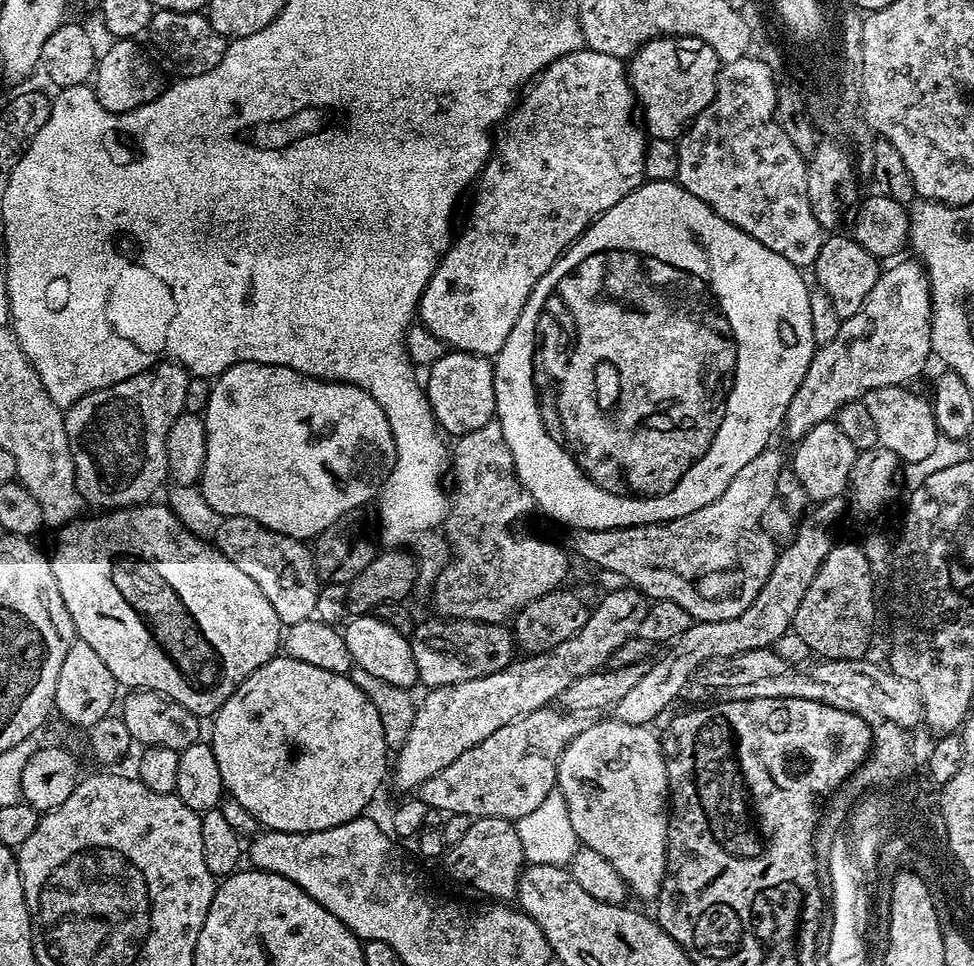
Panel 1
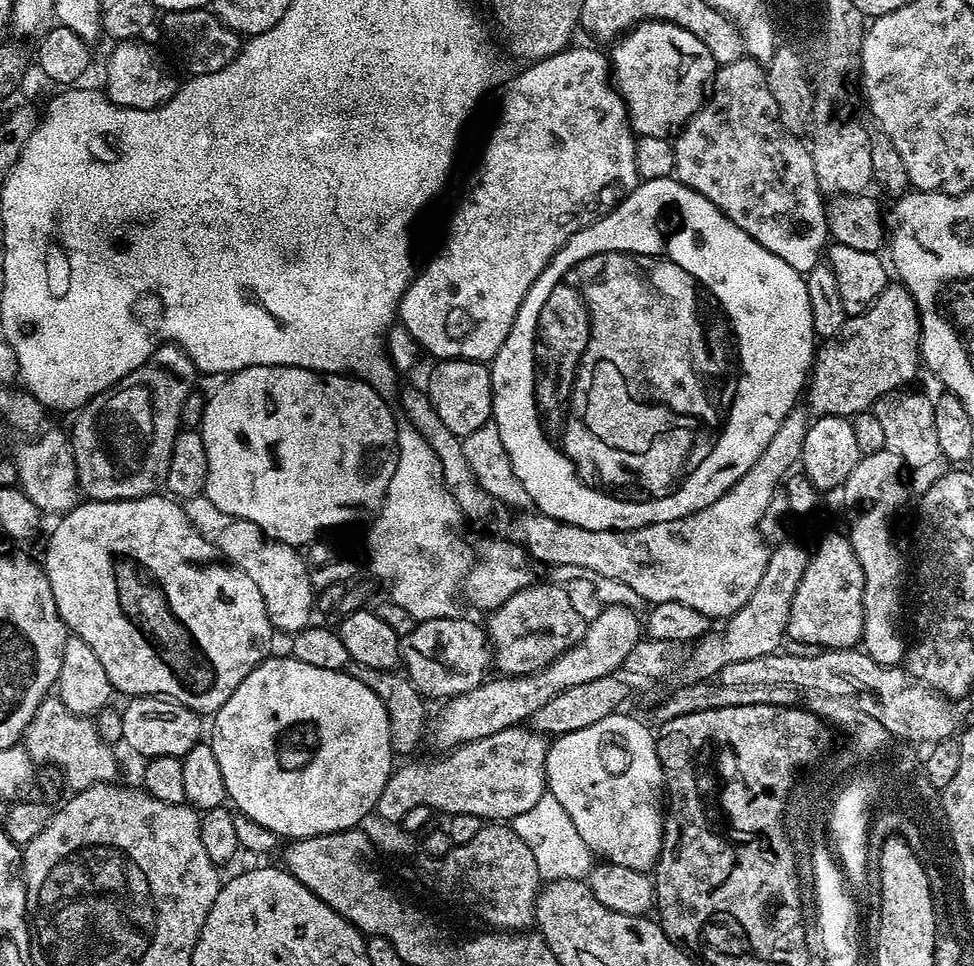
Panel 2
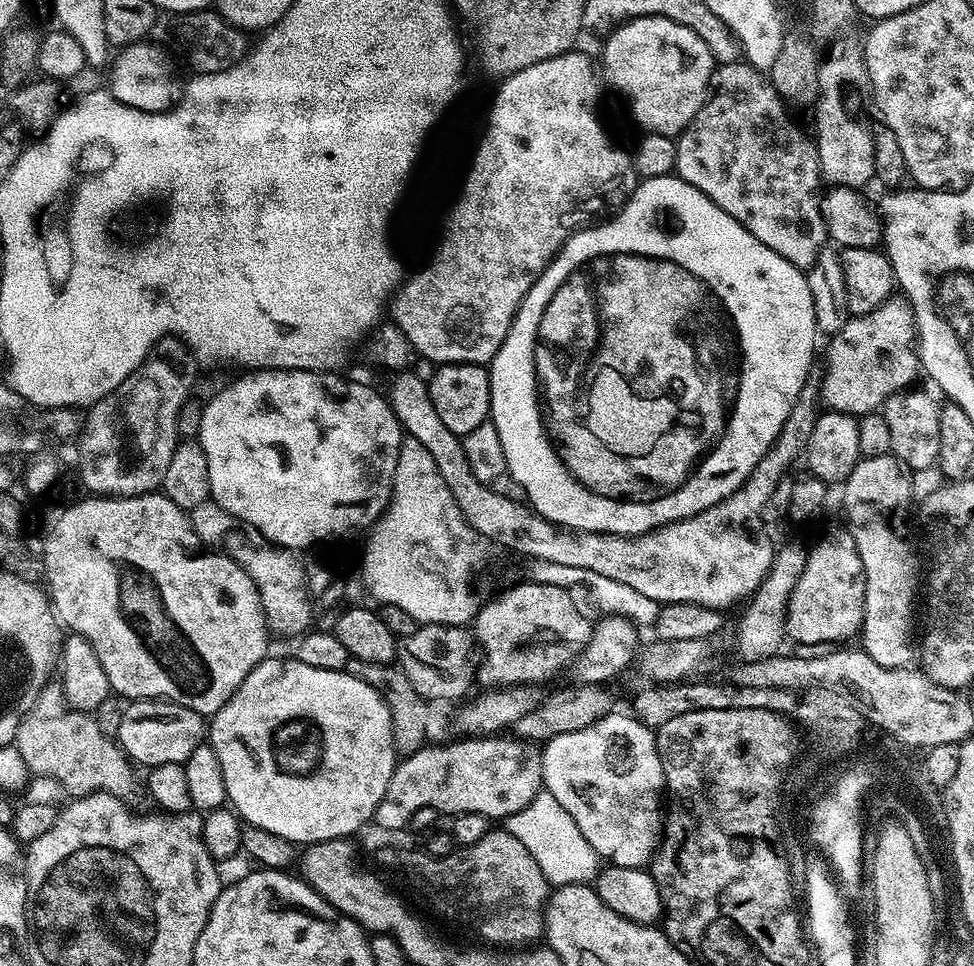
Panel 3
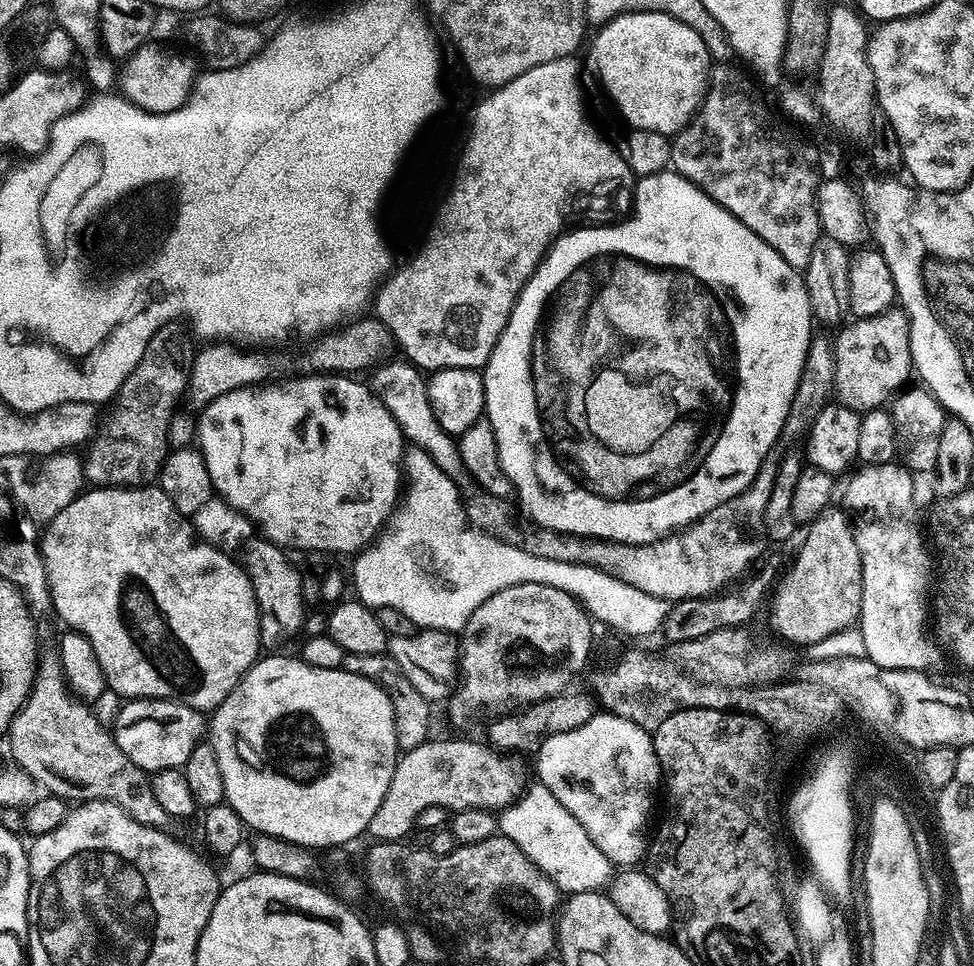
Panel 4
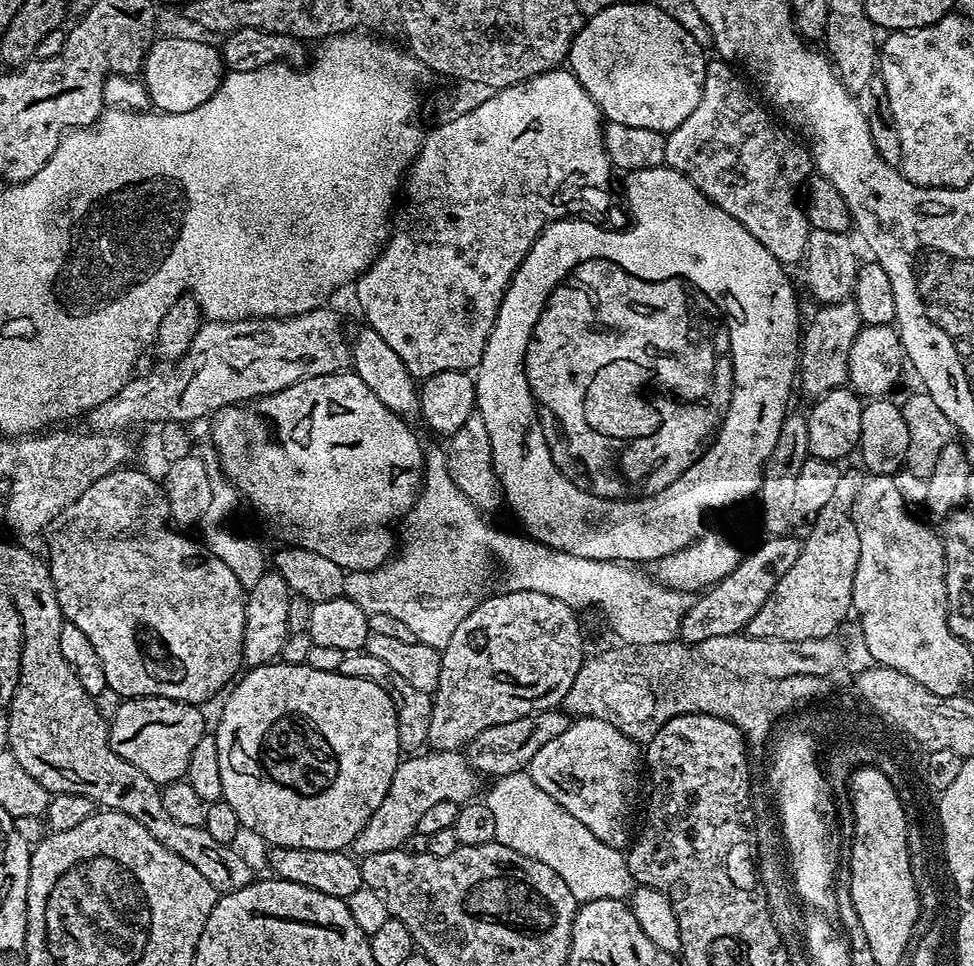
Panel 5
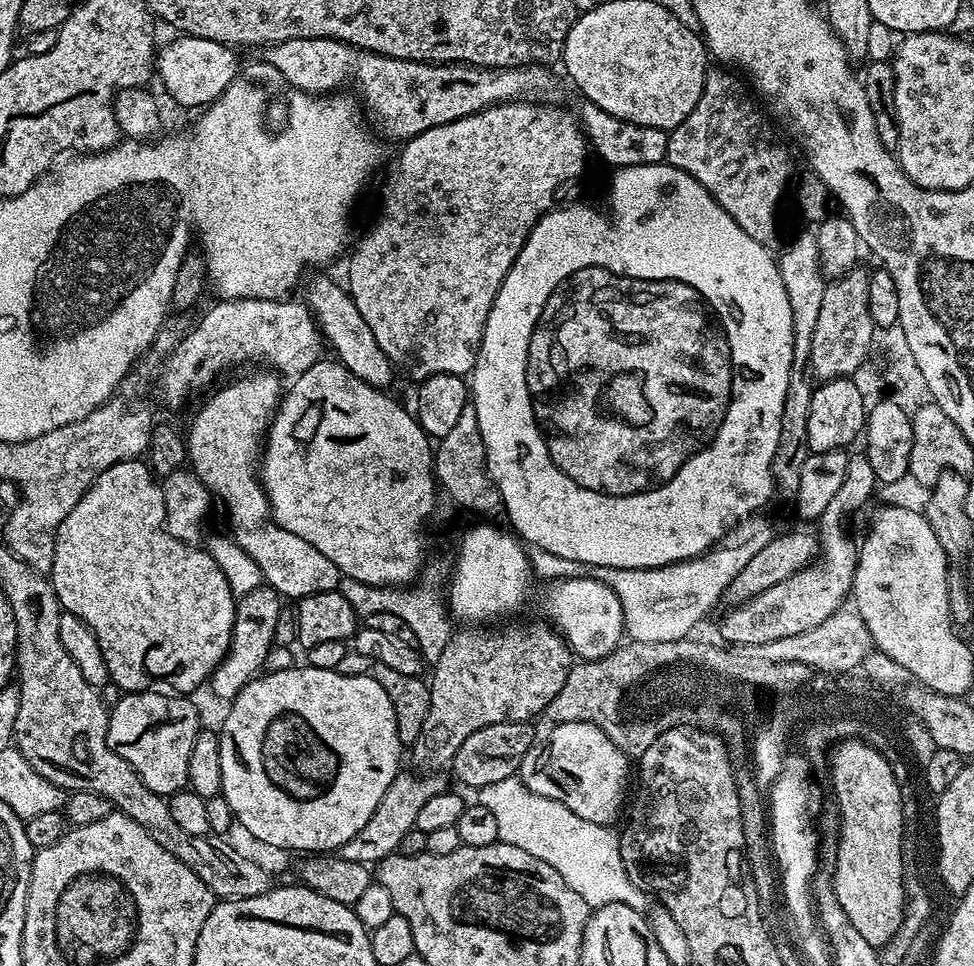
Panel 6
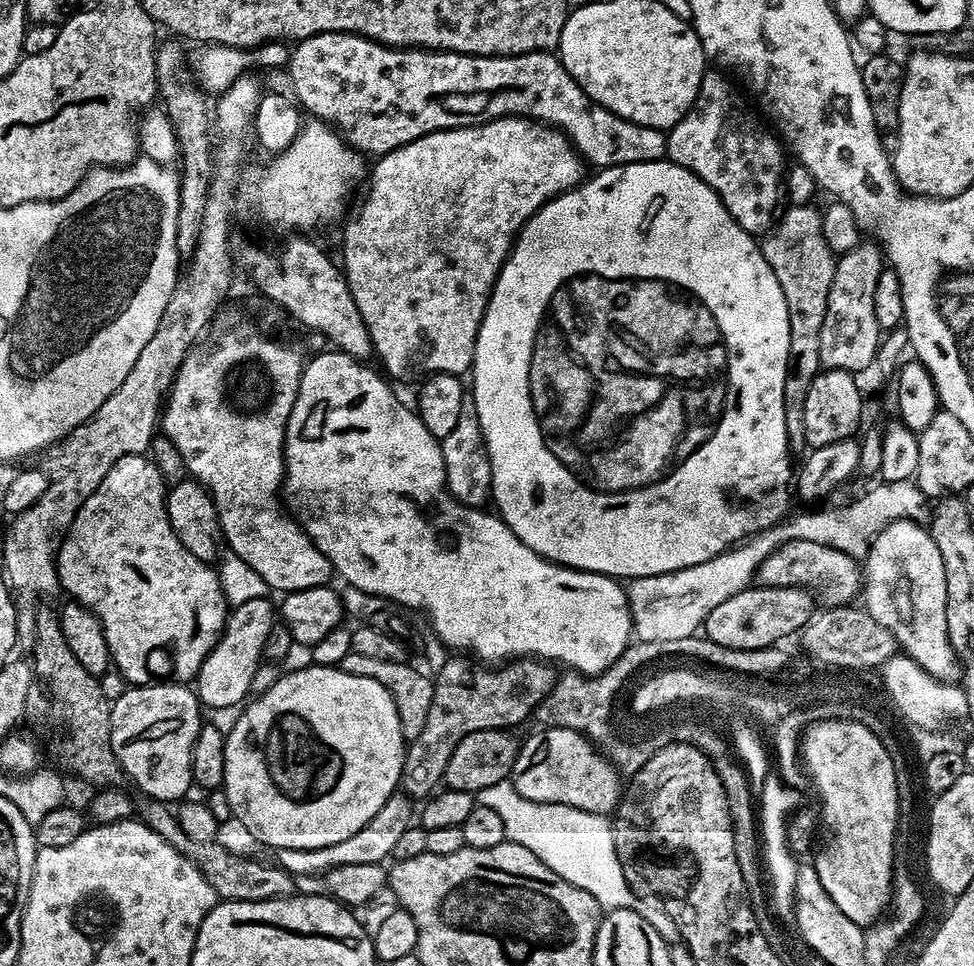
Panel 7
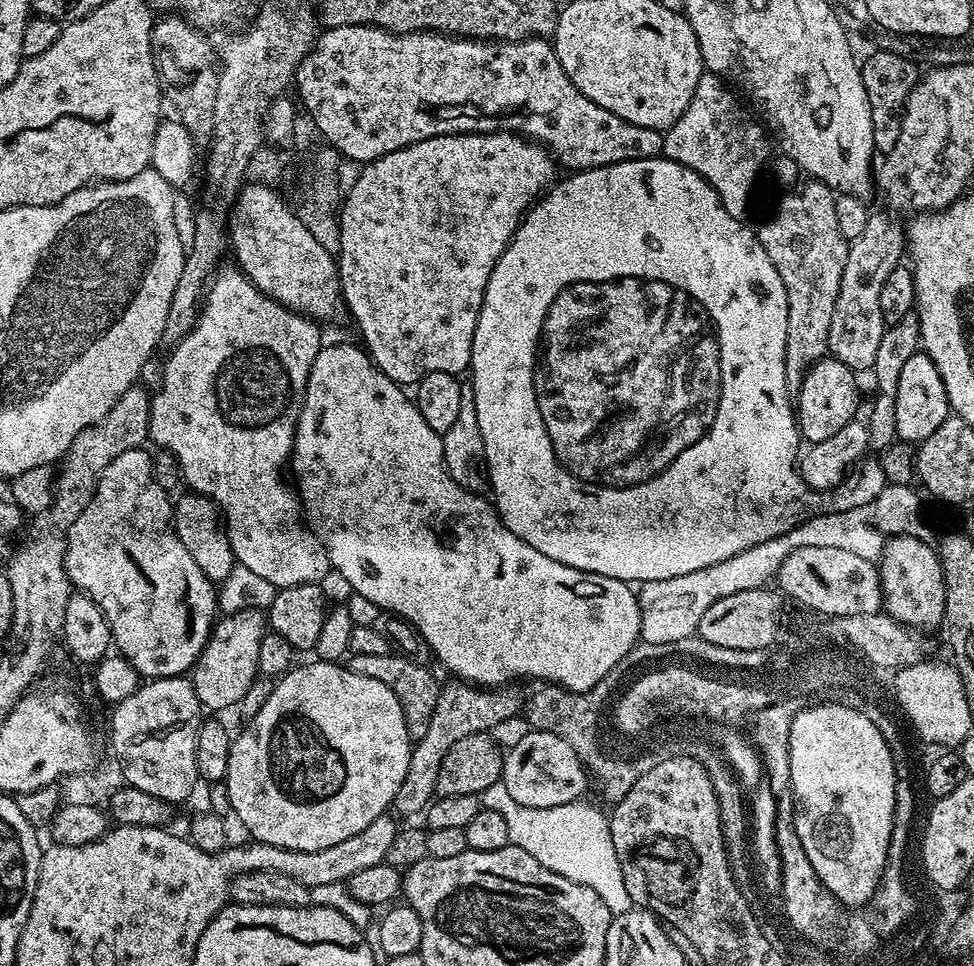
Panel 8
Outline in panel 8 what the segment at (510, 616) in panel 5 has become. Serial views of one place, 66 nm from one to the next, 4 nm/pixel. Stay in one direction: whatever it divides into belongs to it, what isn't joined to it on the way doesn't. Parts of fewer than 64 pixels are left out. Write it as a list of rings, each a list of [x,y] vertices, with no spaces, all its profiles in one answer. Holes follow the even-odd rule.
[[[467,682],[445,683],[440,690],[438,703],[434,706],[434,715],[430,718],[430,726],[426,735],[415,741],[410,754],[410,766],[406,766],[406,778],[402,778],[402,786],[398,786],[398,794],[394,794],[392,808],[395,815],[416,816],[425,811],[434,799],[438,766],[442,766],[442,758],[458,742],[458,738],[466,738],[466,734],[479,732],[491,733],[492,728],[507,722],[511,716],[518,717],[525,707],[525,693],[520,693],[516,686],[501,686],[497,689],[482,688]]]

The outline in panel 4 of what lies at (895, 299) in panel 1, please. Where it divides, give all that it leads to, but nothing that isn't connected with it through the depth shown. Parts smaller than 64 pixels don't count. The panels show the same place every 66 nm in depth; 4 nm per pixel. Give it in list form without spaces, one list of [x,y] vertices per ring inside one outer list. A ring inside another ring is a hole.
[[[889,310],[880,316],[856,318],[851,322],[853,324],[834,340],[834,392],[839,403],[852,408],[857,414],[863,414],[887,405],[909,383],[908,375],[913,375],[908,317],[903,311]]]

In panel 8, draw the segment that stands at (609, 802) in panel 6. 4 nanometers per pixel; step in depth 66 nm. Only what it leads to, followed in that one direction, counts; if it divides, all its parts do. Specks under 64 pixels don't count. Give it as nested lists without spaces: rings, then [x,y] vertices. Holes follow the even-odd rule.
[[[526,732],[512,749],[507,749],[504,757],[502,782],[506,790],[510,790],[510,798],[514,798],[518,806],[531,808],[549,808],[579,801],[583,797],[580,795],[590,787],[590,776],[570,742],[552,733]]]

